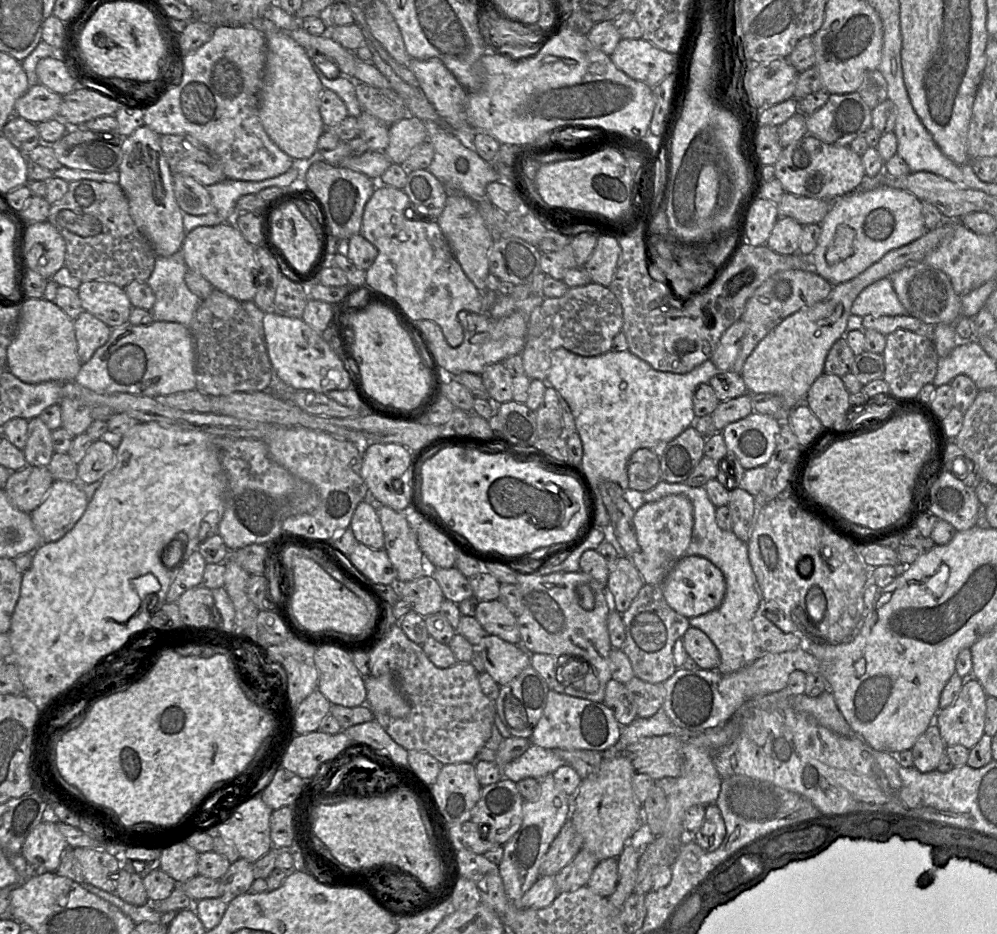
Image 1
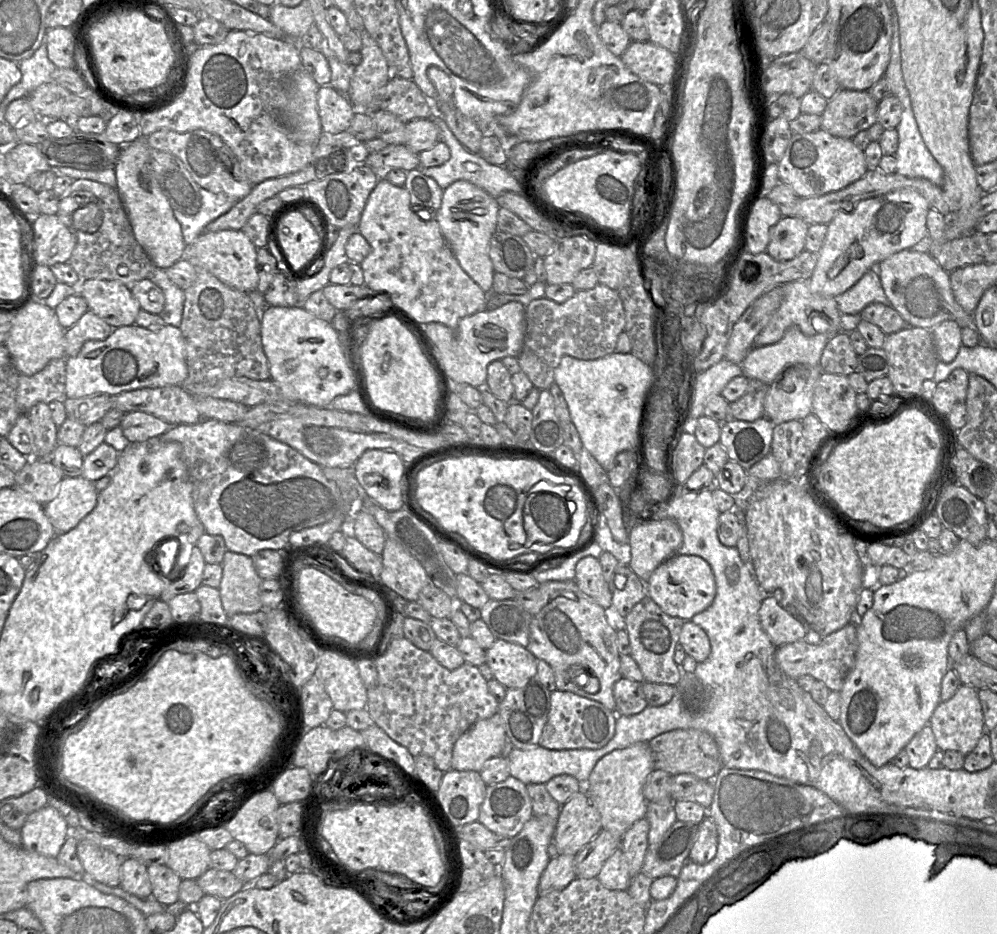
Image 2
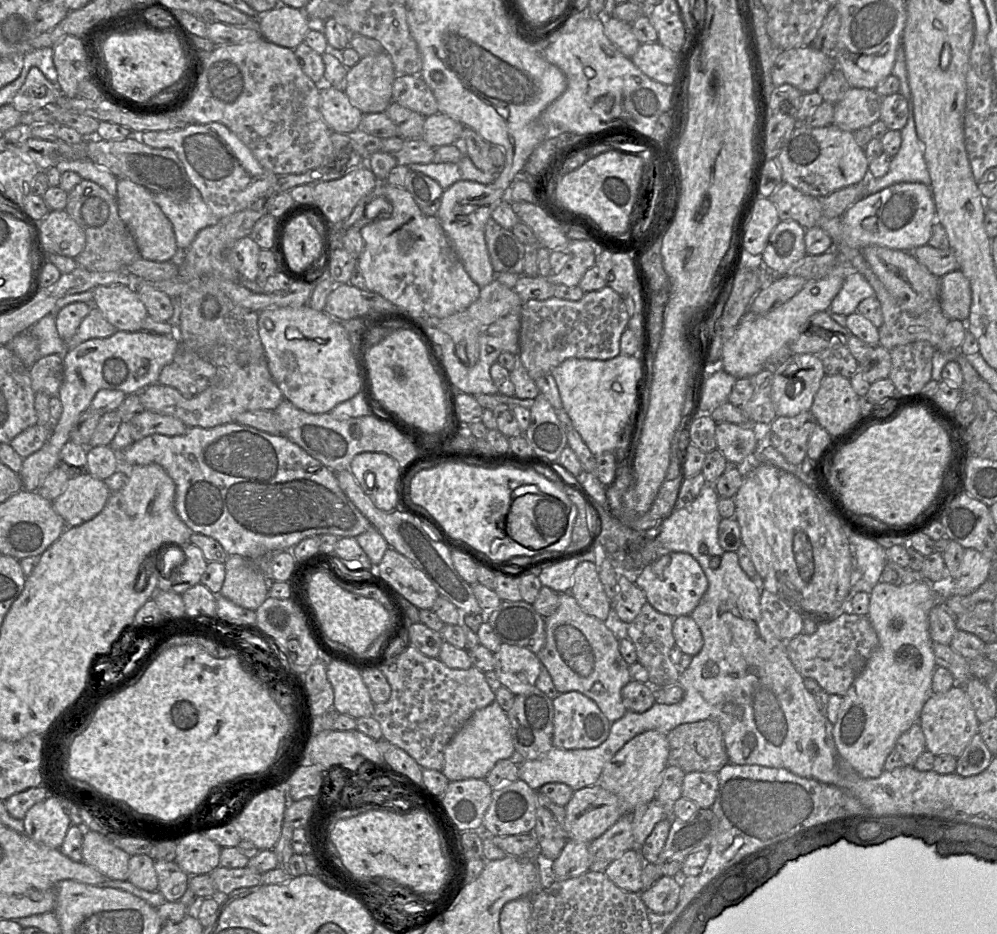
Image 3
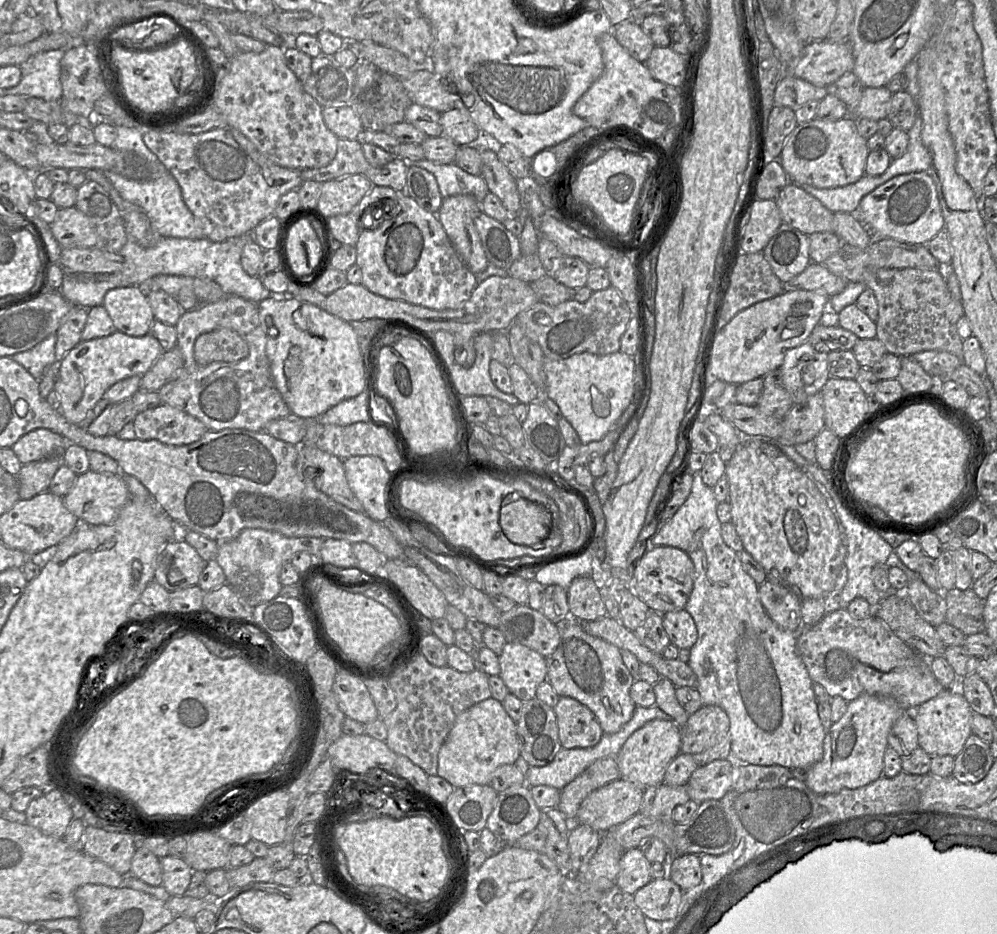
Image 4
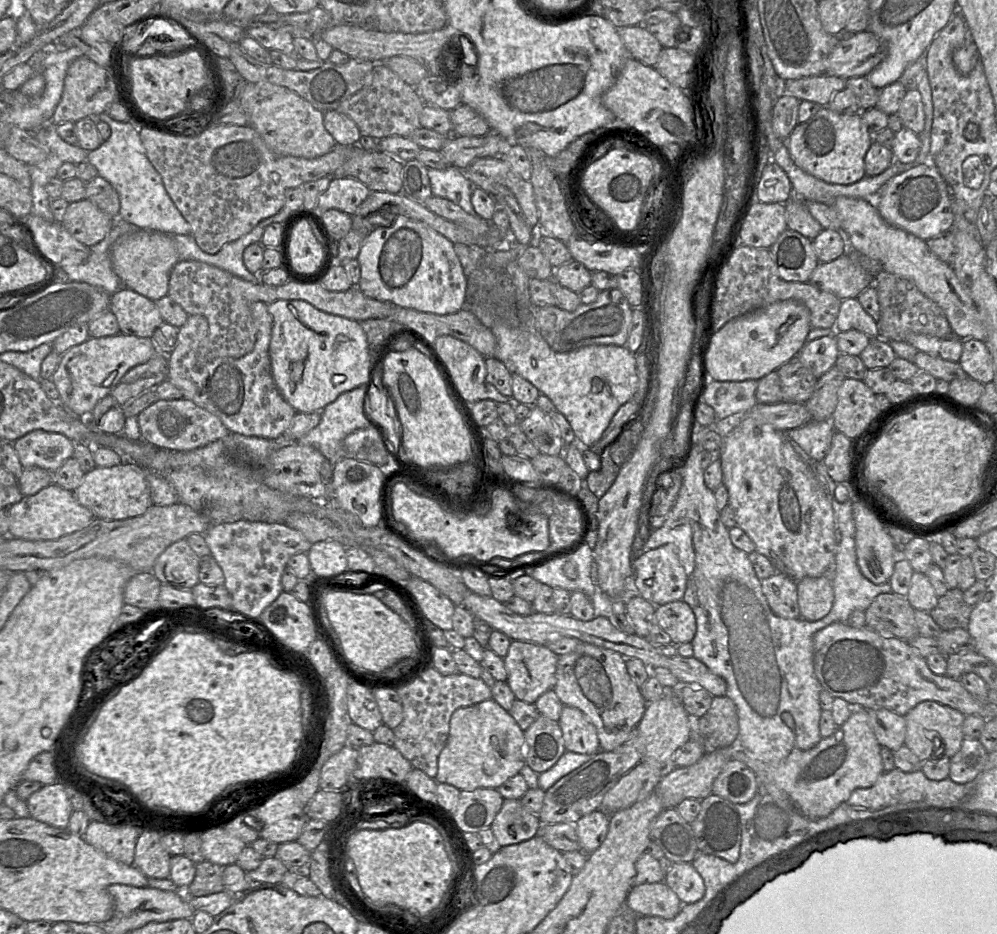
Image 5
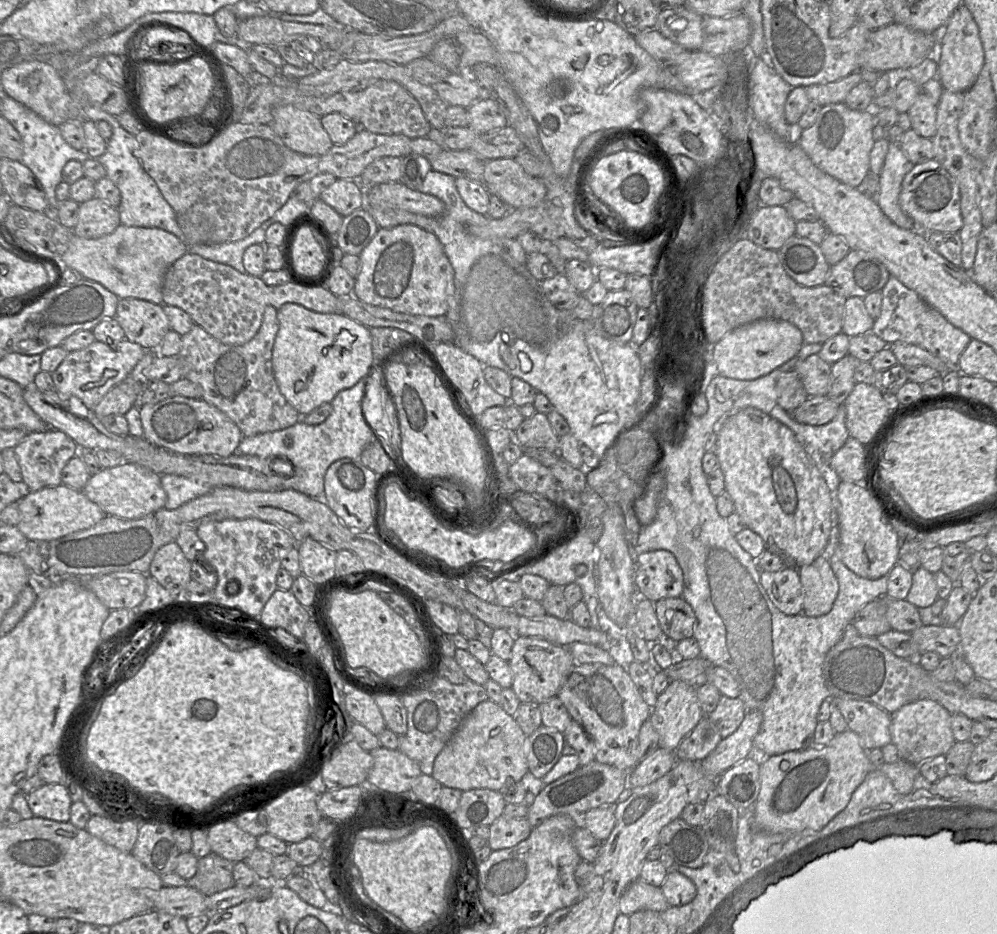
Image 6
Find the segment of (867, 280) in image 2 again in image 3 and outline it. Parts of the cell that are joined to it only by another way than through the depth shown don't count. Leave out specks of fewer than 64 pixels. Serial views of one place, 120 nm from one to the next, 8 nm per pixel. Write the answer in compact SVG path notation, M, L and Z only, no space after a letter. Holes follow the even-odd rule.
M849 271L841 290L831 302L829 312L848 316L857 311L862 300L871 296L875 296L875 291L865 277L856 271Z

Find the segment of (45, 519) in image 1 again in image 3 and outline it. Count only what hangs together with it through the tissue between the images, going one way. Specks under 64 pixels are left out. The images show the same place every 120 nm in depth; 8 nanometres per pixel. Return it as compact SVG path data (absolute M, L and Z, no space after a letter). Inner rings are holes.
M89 473L69 478L64 491L52 501L66 527L79 526L98 515L111 492L104 480Z

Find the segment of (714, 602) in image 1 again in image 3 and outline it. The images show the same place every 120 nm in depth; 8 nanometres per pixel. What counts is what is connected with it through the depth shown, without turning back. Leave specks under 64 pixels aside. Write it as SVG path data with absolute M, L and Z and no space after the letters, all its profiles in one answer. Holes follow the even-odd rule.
M684 552L661 555L635 574L635 584L655 610L672 618L690 615L708 588L708 580L700 564L692 555Z

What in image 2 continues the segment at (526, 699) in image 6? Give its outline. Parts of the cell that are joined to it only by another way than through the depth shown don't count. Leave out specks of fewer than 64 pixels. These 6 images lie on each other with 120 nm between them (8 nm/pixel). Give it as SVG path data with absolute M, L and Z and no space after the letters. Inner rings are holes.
M496 639L485 655L494 679L505 688L521 688L537 673L538 659L519 644Z

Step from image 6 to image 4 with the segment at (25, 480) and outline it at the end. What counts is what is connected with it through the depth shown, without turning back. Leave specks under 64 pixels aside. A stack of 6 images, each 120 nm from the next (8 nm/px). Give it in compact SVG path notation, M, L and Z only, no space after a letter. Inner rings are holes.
M38 428L23 435L11 448L19 461L26 464L50 458L61 458L68 442L49 429Z

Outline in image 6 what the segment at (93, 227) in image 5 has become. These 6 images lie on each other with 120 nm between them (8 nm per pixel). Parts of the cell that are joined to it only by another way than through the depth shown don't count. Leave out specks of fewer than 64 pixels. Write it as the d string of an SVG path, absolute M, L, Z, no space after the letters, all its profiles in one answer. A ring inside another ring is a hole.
M95 197L79 205L78 221L72 232L82 238L99 238L111 234L120 224L118 208Z

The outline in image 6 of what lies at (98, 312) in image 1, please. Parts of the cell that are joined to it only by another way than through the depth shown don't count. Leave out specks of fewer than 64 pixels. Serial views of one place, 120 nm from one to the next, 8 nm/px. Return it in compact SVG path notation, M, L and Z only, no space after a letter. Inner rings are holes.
M136 298L119 299L115 319L125 333L125 339L139 344L146 351L157 351L164 336L170 330L169 319L162 305Z

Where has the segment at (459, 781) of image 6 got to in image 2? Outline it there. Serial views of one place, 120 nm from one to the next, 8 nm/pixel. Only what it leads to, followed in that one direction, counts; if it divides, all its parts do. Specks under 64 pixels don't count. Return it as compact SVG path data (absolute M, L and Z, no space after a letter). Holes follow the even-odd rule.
M498 712L490 718L478 720L456 740L452 751L451 768L479 772L487 760L501 755L505 743L505 728Z

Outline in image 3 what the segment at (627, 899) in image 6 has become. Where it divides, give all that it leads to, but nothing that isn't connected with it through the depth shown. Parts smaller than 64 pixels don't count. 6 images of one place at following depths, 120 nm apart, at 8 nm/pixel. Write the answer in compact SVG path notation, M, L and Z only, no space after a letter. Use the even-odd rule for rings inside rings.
M662 875L650 888L640 893L641 900L649 911L664 914L672 911L678 903L681 886L675 876Z

